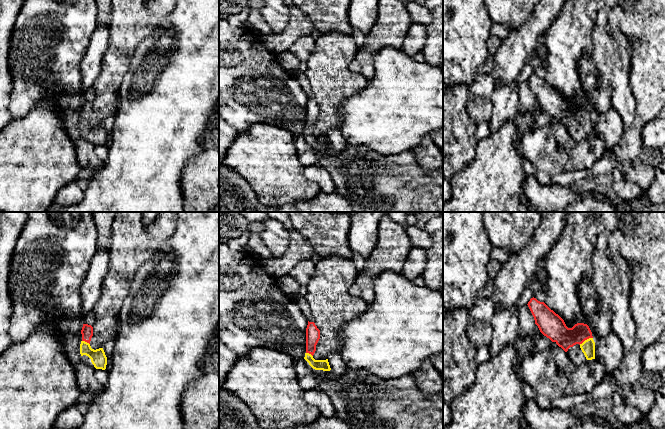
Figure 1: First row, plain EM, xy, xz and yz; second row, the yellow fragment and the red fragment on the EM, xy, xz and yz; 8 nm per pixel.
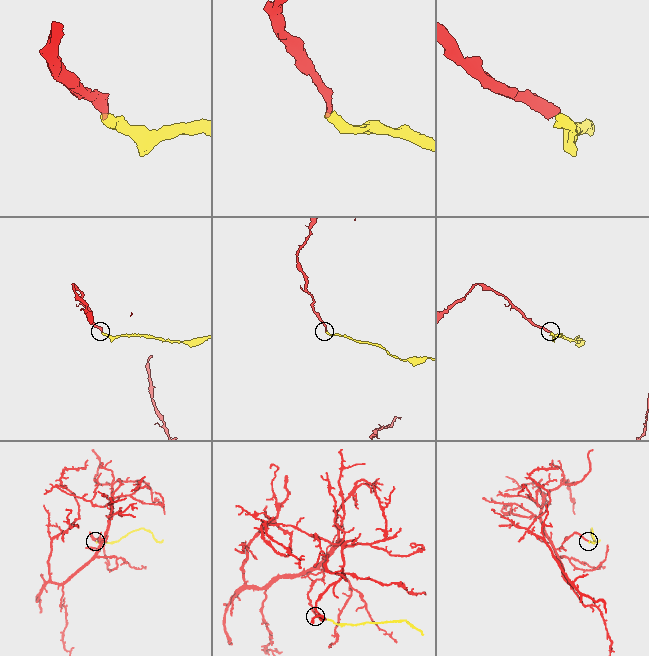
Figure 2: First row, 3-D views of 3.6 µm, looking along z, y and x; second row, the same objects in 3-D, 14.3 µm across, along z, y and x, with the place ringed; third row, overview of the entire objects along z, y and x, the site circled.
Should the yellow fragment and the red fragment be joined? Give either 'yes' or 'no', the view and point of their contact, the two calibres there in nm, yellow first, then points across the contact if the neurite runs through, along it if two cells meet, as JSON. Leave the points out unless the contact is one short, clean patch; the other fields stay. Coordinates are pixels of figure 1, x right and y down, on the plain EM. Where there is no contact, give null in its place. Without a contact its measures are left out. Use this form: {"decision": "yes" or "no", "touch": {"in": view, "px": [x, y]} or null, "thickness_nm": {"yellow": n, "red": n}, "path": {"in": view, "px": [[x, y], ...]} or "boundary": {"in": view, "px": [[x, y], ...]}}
{"decision": "yes", "touch": {"in": "yz", "px": [585, 116]}, "thickness_nm": {"yellow": 110, "red": 180}, "path": {"in": "yz", "px": [[588, 122], [585, 116], [556, 106]]}}

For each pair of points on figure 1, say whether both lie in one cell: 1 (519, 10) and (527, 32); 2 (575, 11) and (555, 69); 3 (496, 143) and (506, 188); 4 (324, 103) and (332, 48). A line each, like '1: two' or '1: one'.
1: two
2: one
3: one
4: one

